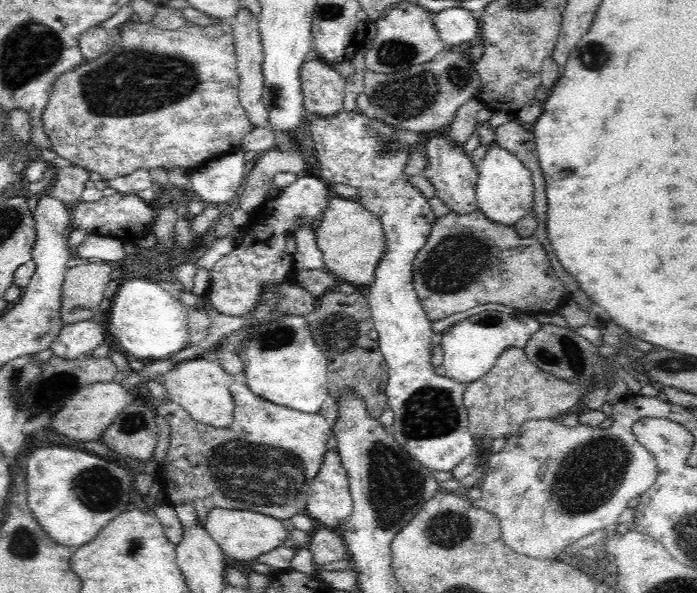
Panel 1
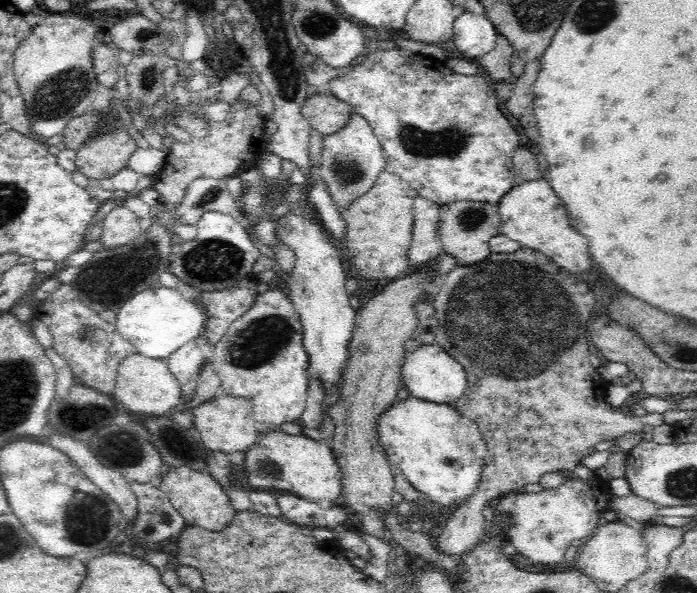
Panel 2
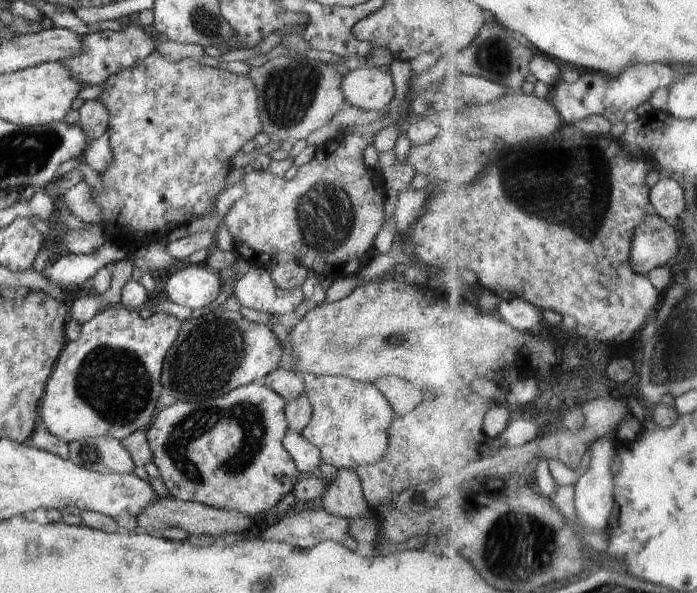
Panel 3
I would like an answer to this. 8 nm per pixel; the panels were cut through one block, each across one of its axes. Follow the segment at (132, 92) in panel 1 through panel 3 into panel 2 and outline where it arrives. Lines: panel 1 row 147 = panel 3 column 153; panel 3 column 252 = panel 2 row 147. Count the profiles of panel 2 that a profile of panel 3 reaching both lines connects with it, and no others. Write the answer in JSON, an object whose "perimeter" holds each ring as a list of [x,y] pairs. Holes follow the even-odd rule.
{"perimeter":[[[116,128],[112,132],[104,132],[102,137],[97,137],[92,141],[87,142],[87,144],[80,148],[77,153],[76,158],[76,167],[77,171],[82,173],[88,179],[97,179],[100,181],[104,178],[112,178],[120,170],[128,168],[128,159],[138,150],[136,142],[132,139],[132,136],[129,136],[126,129]]]}

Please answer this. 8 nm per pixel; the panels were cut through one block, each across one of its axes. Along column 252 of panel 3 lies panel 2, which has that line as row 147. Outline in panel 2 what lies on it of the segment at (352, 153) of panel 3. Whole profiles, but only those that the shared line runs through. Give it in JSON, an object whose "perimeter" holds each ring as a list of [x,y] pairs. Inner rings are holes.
{"perimeter":[[[237,98],[224,120],[214,121],[208,118],[206,138],[192,138],[189,144],[184,144],[184,141],[174,142],[174,146],[169,149],[168,164],[153,178],[152,187],[159,194],[159,203],[180,205],[185,200],[186,188],[194,180],[205,177],[231,178],[253,166],[265,147],[267,137],[262,128],[266,121],[260,115],[260,107],[244,104],[244,101]]]}

